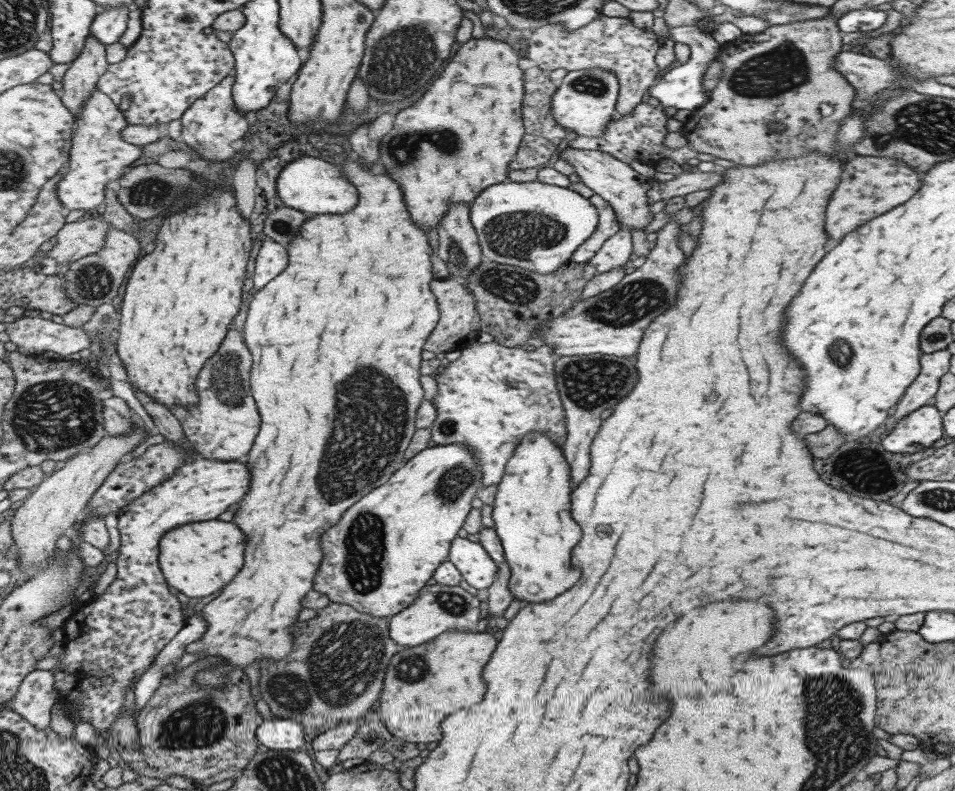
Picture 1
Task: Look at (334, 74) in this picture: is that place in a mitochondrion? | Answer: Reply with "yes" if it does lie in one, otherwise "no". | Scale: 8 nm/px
no

